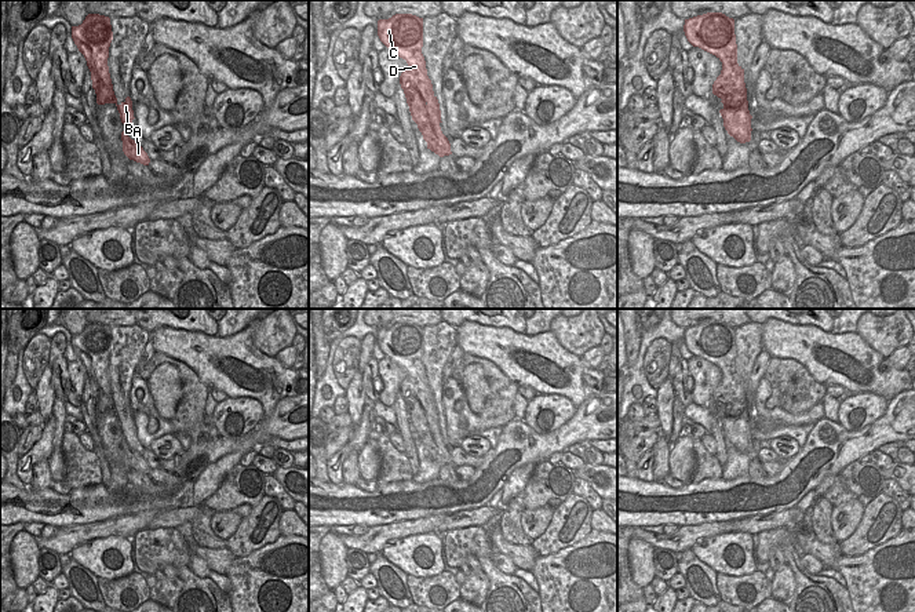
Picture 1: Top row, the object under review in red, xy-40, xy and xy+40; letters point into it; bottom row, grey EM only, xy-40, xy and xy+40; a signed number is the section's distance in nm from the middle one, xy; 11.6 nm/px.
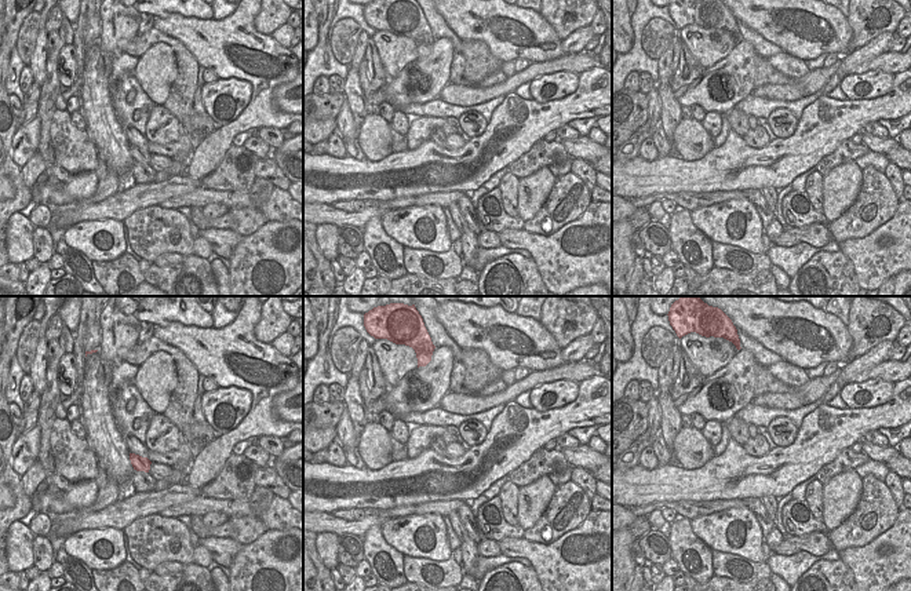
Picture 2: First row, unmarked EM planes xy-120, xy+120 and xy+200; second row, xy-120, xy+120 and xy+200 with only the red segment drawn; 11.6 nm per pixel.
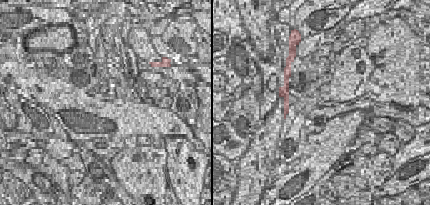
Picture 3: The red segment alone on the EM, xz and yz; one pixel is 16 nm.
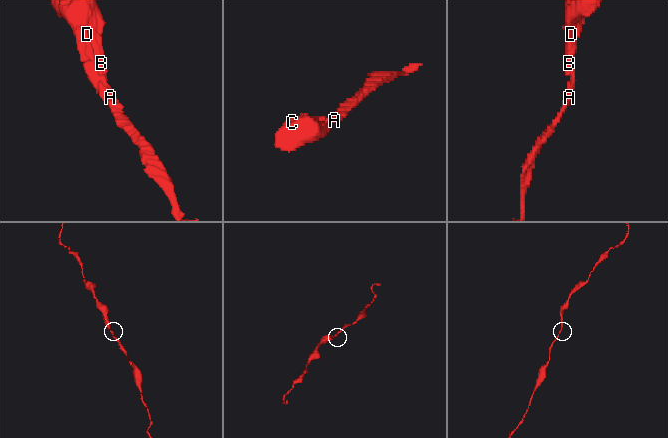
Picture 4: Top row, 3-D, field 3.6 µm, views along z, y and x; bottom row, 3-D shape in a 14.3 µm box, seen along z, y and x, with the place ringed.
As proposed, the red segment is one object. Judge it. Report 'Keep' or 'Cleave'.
Keep

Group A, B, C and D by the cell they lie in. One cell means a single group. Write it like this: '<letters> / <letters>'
A B C D

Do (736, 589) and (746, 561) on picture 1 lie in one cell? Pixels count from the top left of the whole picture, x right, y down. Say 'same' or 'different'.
different

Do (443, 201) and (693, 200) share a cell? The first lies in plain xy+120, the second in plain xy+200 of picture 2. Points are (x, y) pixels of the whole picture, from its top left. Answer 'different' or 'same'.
same

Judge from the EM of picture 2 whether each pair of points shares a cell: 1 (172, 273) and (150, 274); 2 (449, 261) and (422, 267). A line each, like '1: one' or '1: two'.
1: one
2: one

